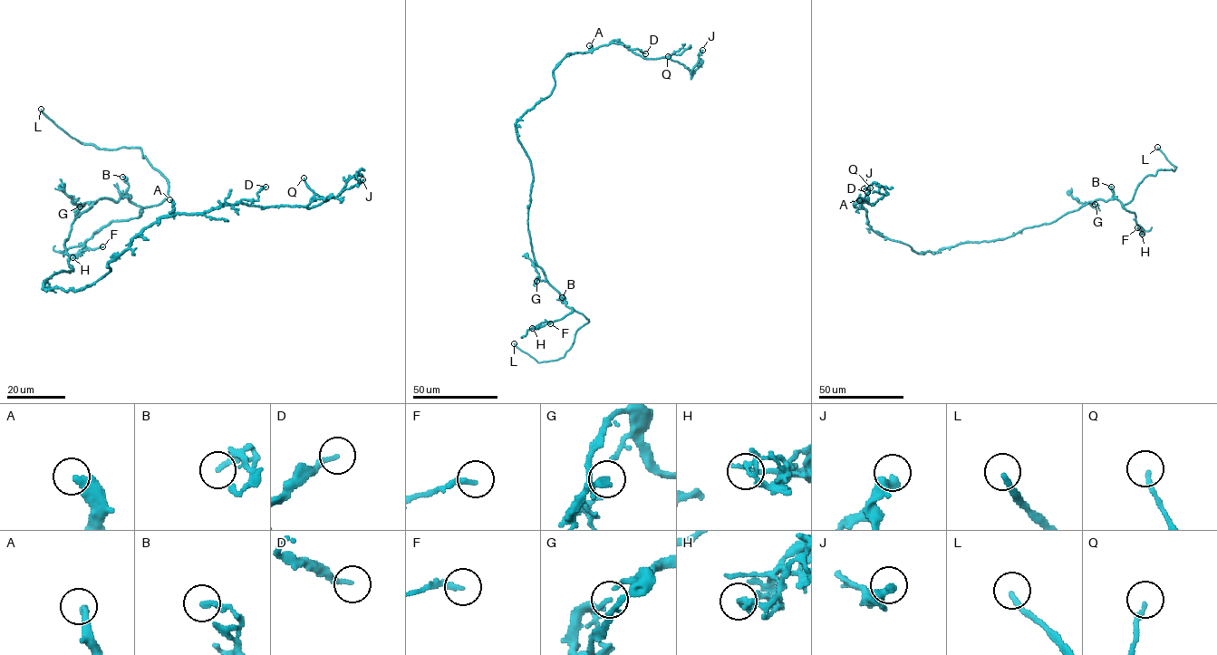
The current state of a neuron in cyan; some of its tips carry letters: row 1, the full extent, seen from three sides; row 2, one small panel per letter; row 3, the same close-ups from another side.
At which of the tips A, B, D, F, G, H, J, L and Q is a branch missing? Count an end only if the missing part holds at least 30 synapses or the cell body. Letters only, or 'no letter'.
L, Q

